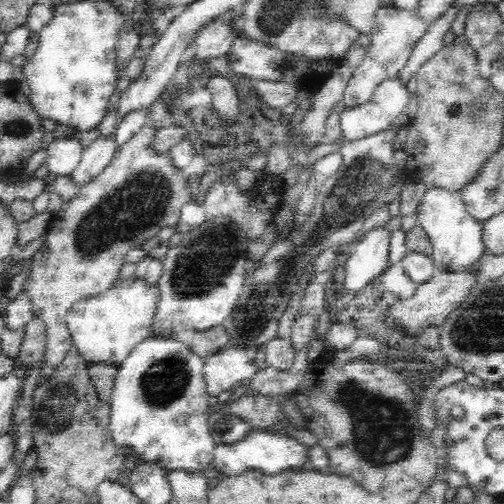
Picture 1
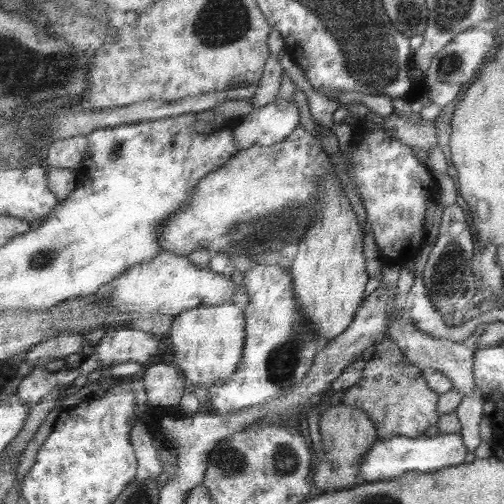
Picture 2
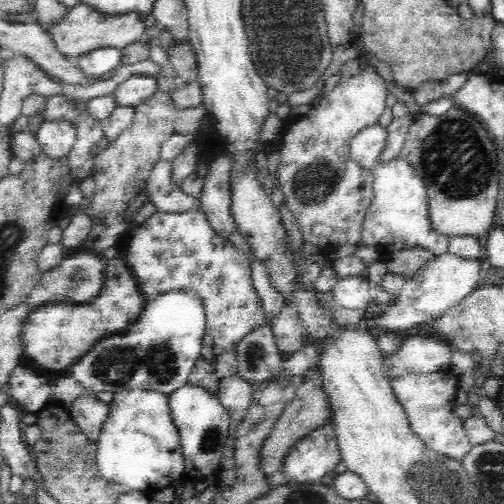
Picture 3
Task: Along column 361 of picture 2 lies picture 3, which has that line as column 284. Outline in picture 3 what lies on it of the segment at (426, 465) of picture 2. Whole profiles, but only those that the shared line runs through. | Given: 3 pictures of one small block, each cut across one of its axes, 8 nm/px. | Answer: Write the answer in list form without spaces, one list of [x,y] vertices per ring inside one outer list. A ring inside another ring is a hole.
[[[328,422],[310,432],[298,442],[296,448],[292,448],[292,454],[286,458],[282,476],[296,484],[318,484],[326,474],[334,472],[340,462],[342,460],[334,428]]]

